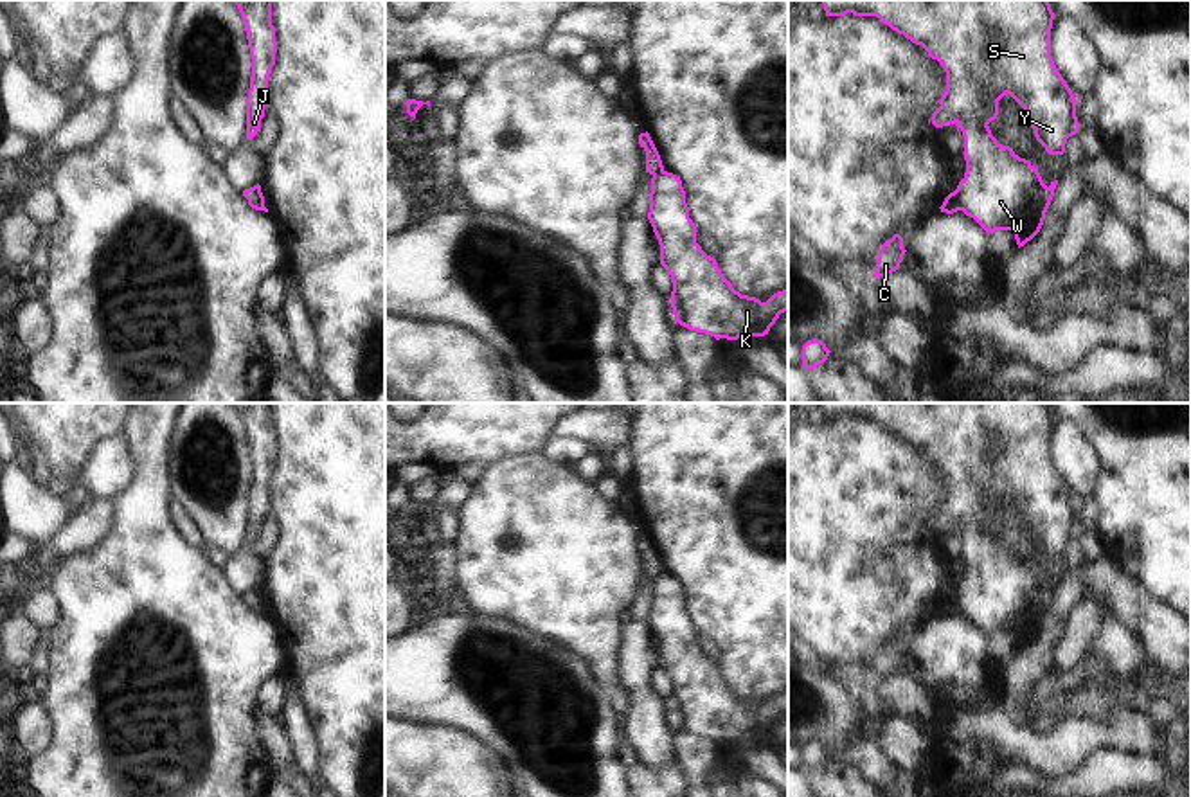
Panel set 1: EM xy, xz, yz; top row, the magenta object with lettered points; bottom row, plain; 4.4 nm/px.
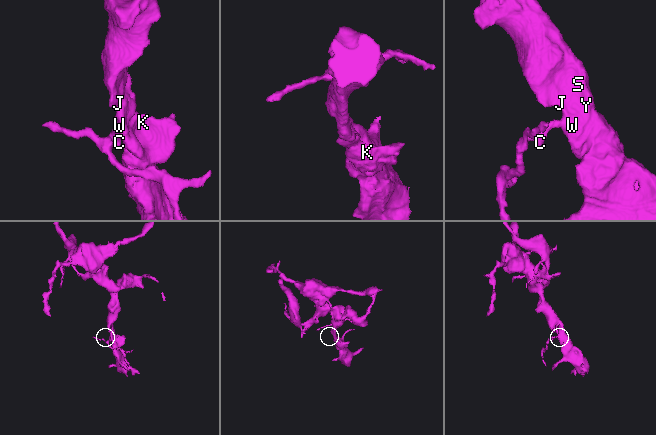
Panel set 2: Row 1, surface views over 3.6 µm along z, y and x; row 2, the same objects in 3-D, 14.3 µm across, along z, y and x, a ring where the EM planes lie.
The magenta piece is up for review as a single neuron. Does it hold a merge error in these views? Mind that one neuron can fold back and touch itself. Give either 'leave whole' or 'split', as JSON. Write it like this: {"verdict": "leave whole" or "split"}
{"verdict": "split"}

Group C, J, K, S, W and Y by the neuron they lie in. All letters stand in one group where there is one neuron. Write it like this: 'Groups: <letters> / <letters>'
Groups: C / J K S W Y

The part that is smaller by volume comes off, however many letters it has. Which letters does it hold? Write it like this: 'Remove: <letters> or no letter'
Remove: C

